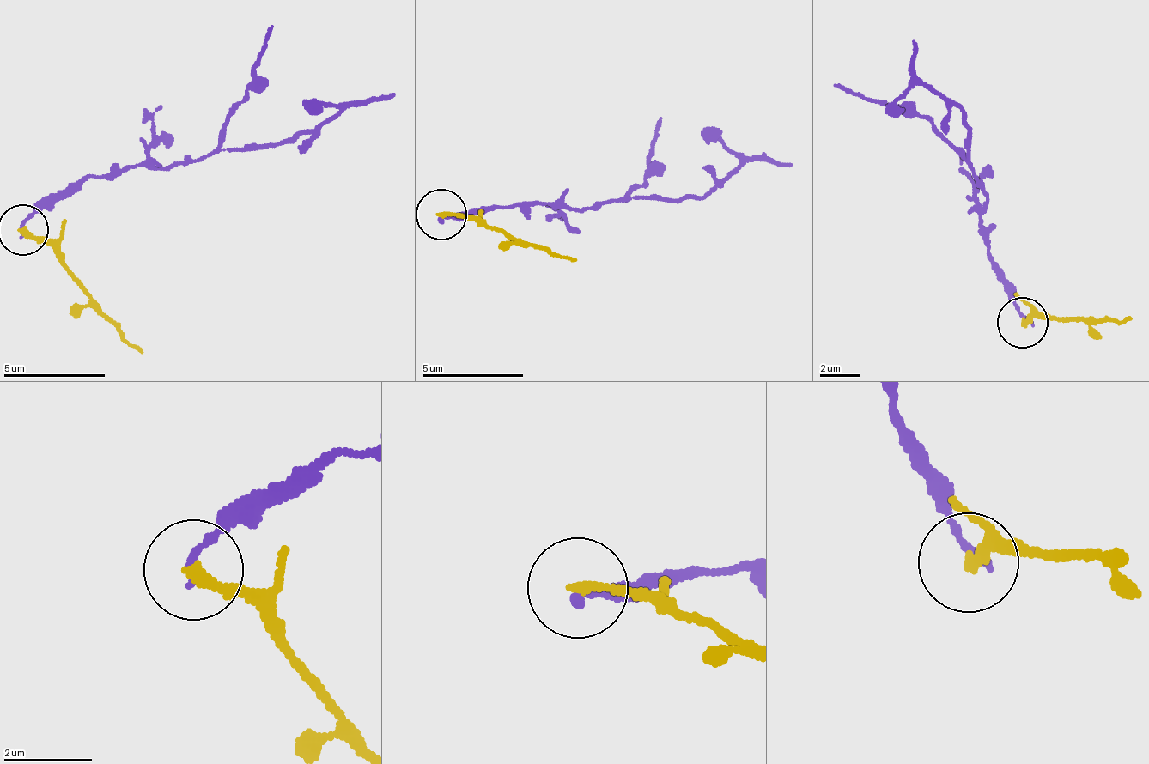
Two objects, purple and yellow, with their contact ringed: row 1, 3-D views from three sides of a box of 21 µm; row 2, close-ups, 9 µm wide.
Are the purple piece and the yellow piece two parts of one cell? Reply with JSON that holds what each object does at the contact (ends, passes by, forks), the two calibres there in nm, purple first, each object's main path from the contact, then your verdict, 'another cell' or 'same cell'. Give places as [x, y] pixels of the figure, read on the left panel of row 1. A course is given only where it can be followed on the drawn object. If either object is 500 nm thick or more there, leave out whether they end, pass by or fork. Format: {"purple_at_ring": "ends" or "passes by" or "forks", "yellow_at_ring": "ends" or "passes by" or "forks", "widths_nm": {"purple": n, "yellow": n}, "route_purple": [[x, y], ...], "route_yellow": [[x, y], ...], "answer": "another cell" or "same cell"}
{"purple_at_ring": "ends", "yellow_at_ring": "ends", "widths_nm": {"purple": 200, "yellow": 240}, "route_purple": [[23, 233], [29, 215], [94, 178], [130, 165], [175, 166], [222, 150], [284, 146], [355, 103], [396, 93]], "route_yellow": [[24, 230], [53, 242], [142, 354]], "answer": "another cell"}

